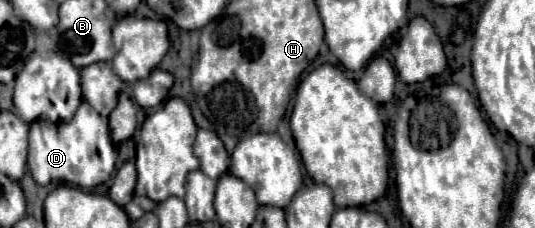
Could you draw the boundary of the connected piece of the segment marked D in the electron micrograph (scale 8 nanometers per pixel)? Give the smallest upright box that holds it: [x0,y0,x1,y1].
[29,102,107,188]

